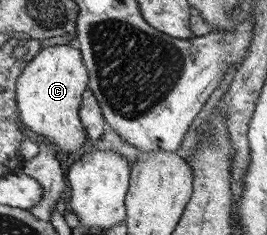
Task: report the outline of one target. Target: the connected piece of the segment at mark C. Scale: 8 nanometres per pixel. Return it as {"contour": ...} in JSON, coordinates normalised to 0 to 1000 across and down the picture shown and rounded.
{"contour":[[[240,187],[150,213],[90,285],[60,353],[60,434],[82,528],[97,528],[120,570],[165,579],[172,604],[202,613],[232,655],[292,655],[326,587],[296,468],[330,345],[330,302],[300,209]]]}

